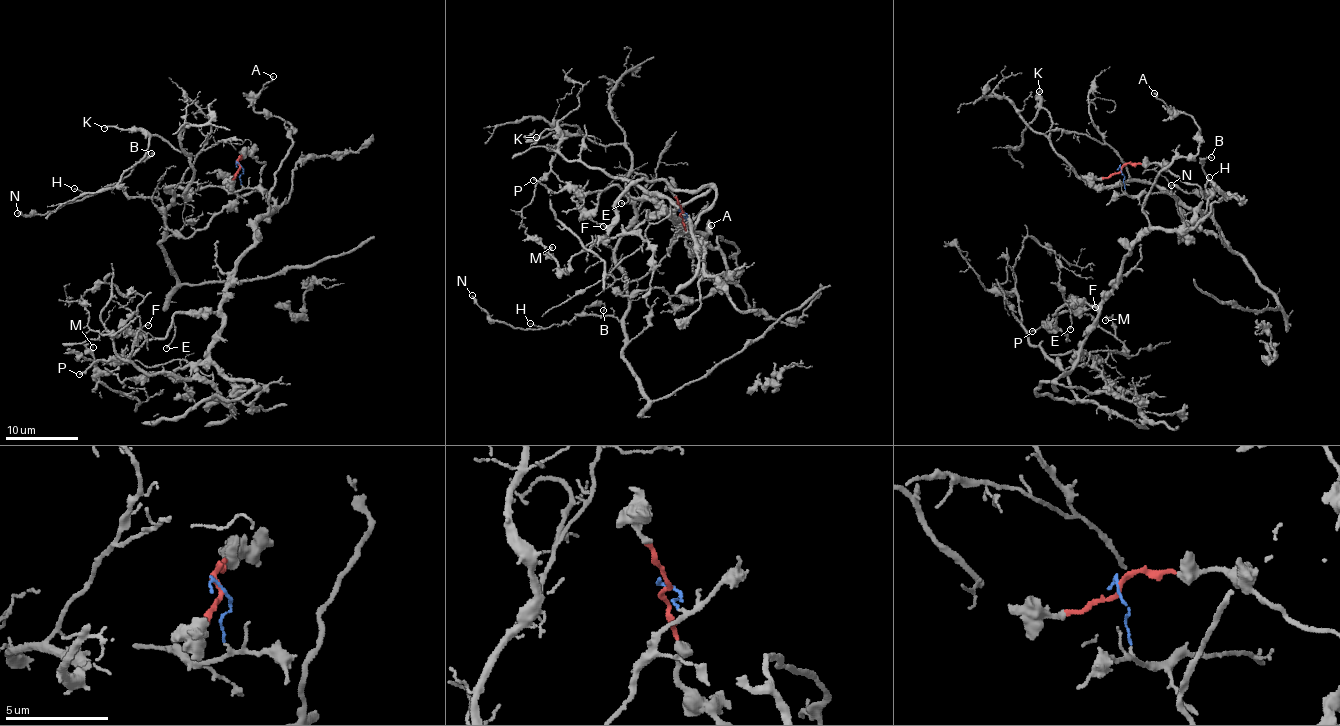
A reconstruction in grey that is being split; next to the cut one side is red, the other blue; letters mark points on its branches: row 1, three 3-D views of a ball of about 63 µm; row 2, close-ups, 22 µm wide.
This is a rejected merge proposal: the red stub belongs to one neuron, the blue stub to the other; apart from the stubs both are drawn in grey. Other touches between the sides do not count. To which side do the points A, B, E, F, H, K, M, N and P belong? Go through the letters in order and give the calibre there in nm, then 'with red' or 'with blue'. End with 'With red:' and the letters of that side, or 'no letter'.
A: calibre 160 nm; with red
B: calibre 110 nm; with blue
E: calibre 150 nm; with red
F: calibre 120 nm; with red
H: calibre 110 nm; with blue
K: calibre 180 nm; with blue
M: calibre 180 nm; with red
N: calibre 190 nm; with blue
P: calibre 160 nm; with red
With red: A, E, F, M, P

